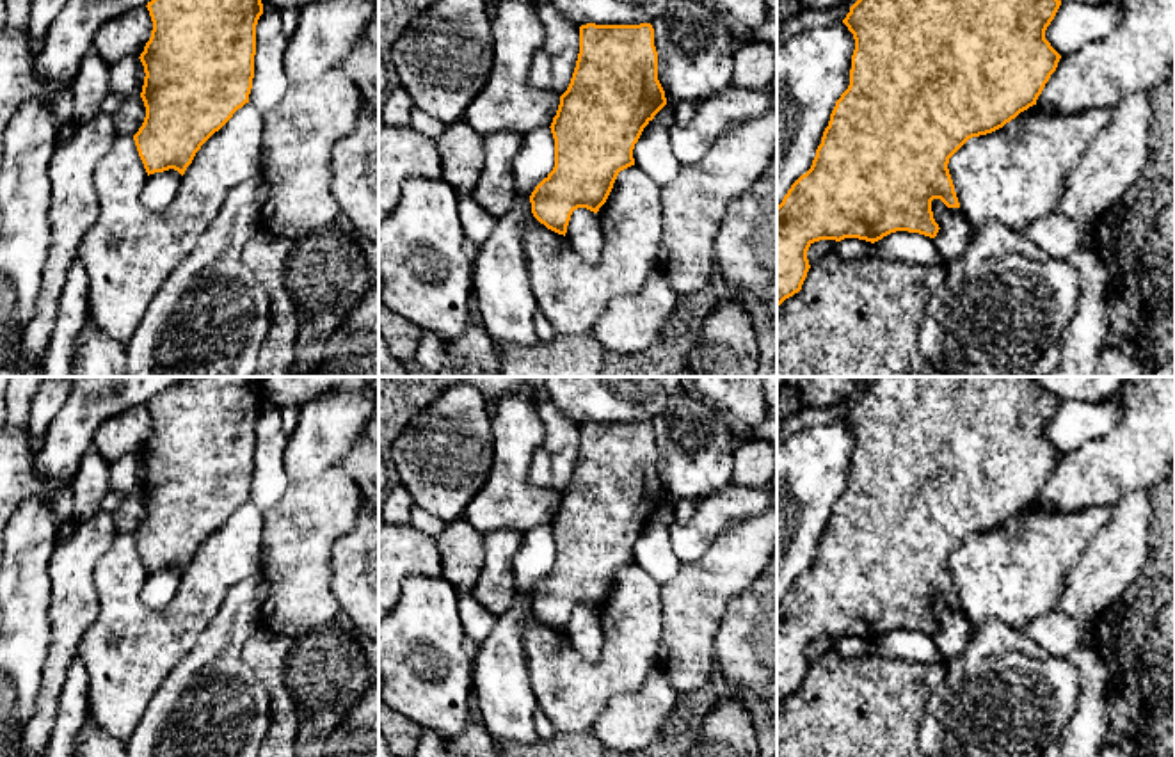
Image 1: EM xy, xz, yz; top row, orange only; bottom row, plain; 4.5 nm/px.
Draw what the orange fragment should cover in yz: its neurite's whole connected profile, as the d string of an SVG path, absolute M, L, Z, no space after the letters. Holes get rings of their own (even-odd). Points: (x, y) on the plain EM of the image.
M875 377L869 384L862 384L859 398L843 418L855 437L850 483L835 499L811 567L791 583L777 604L777 705L802 688L811 666L807 649L814 640L859 636L875 641L896 629L919 631L930 636L937 634L940 626L933 617L931 599L940 597L947 606L960 606L947 567L949 556L969 537L992 531L1036 503L1045 482L1056 469L1061 453L1045 437L1045 428L1059 403L1061 398L1043 389L1033 377Z

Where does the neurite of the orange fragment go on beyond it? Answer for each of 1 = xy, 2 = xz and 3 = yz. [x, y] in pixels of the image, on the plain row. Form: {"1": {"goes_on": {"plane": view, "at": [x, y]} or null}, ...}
{"1": {"goes_on": null}, "2": {"goes_on": null}, "3": {"goes_on": null}}

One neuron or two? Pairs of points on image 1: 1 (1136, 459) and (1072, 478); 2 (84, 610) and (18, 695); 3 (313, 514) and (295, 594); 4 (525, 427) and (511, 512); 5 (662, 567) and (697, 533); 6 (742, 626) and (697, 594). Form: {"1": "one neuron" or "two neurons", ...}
{"1": "one neuron", "2": "two neurons", "3": "one neuron", "4": "one neuron", "5": "two neurons", "6": "two neurons"}

